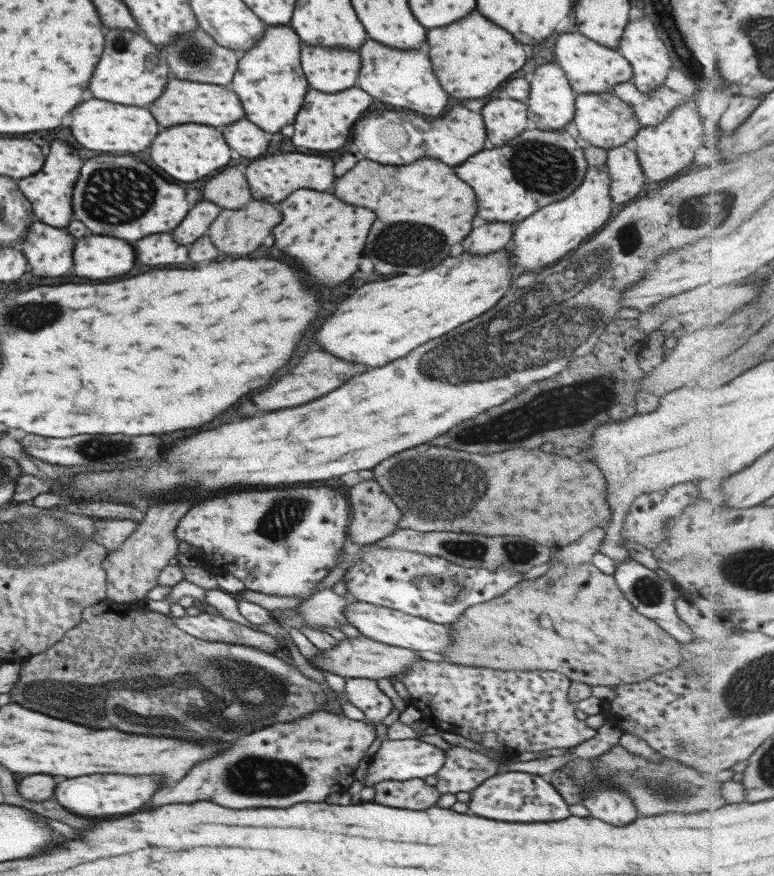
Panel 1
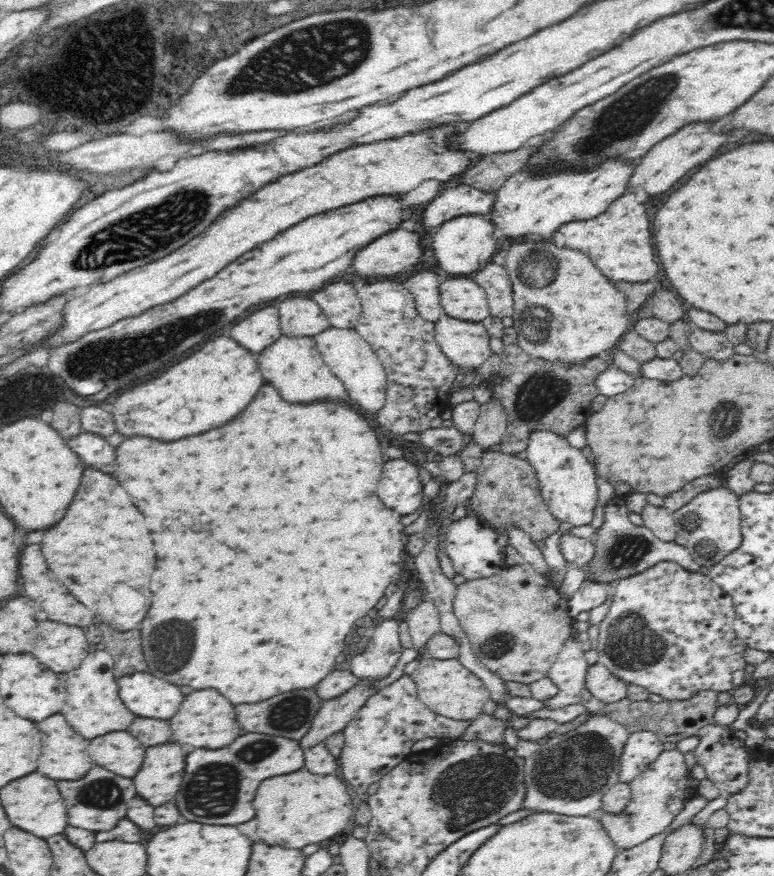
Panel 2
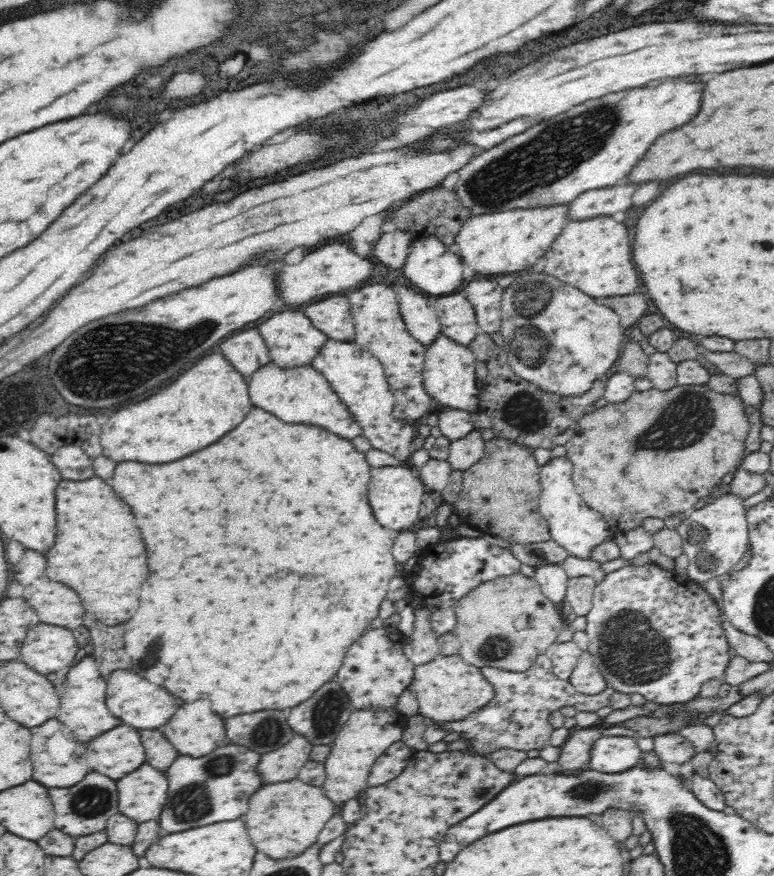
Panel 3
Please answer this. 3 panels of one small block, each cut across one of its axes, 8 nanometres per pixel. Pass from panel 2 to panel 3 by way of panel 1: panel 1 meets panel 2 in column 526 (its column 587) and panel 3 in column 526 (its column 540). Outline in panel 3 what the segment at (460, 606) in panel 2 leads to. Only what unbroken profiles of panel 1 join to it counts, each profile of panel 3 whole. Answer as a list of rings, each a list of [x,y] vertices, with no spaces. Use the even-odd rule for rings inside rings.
[[[520,571],[506,575],[506,577],[494,578],[470,590],[456,602],[453,611],[457,624],[452,633],[460,642],[457,654],[468,664],[478,666],[478,668],[492,666],[492,668],[523,673],[534,664],[538,656],[549,654],[550,649],[555,645],[560,628],[562,628],[561,613],[557,605],[541,591],[538,582],[533,577],[529,578]]]

